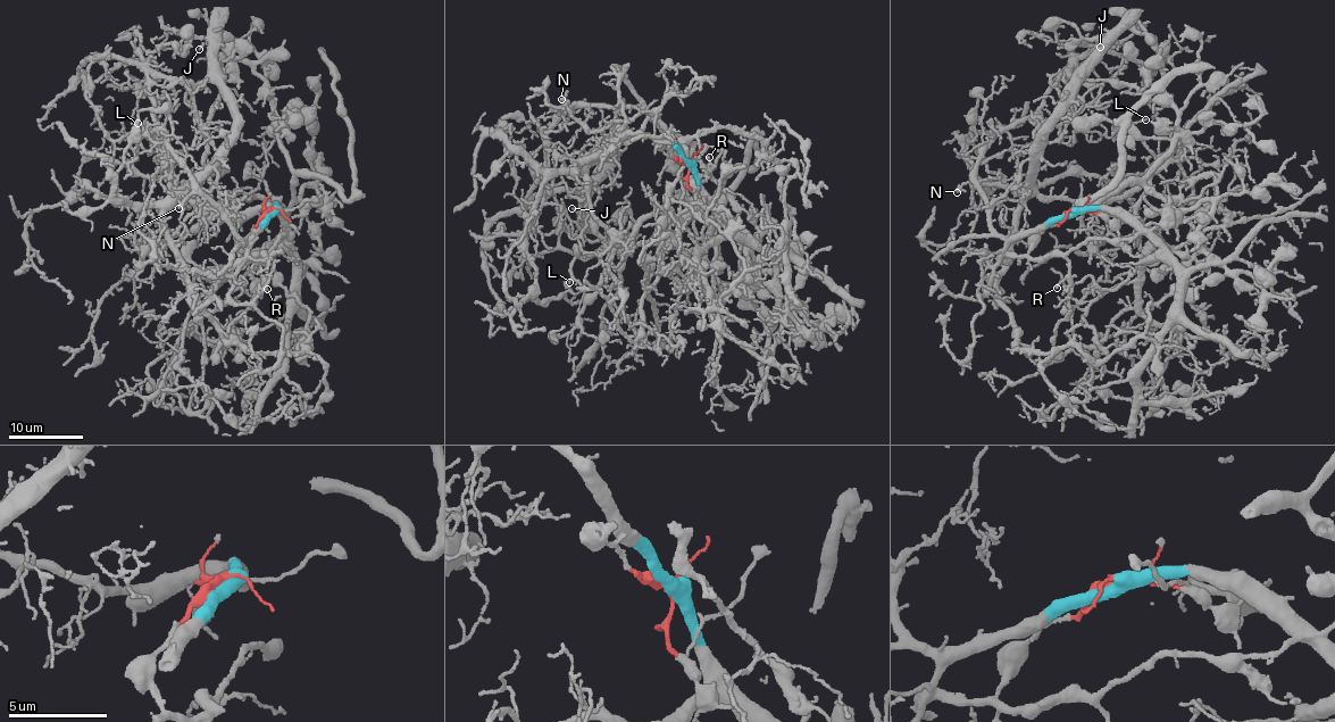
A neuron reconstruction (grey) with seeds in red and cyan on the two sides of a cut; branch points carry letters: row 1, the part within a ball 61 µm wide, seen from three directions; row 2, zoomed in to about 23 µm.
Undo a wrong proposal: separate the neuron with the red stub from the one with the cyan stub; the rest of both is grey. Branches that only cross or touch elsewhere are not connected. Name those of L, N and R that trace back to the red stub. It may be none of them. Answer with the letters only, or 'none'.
L, R

